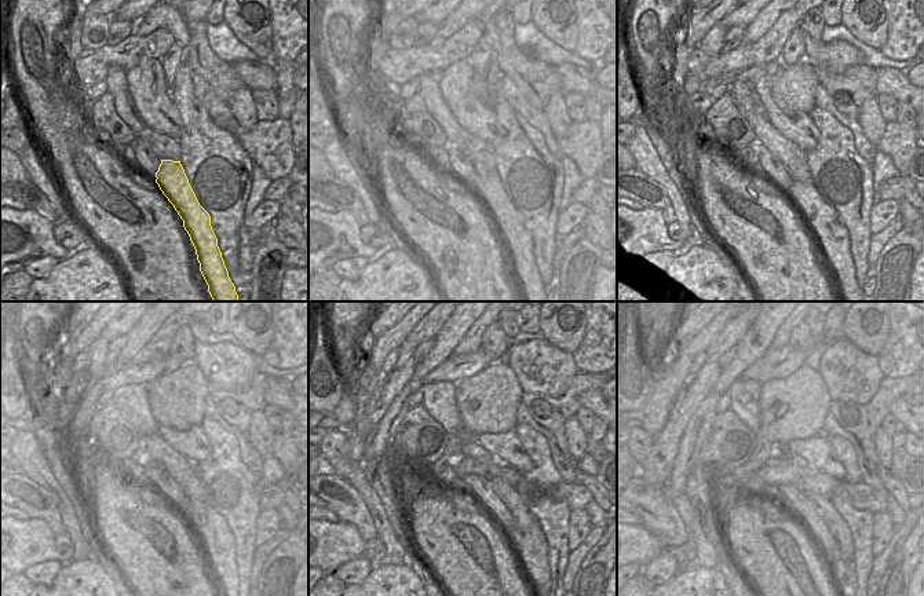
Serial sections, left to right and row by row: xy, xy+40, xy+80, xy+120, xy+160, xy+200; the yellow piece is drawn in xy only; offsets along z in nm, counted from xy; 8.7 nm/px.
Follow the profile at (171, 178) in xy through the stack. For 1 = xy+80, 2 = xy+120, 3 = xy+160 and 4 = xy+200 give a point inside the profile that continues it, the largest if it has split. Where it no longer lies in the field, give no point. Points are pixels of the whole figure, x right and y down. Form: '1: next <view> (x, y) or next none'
1: next xy+80 (833, 240)
2: next xy+120 (215, 534)
3: next xy+160 (530, 549)
4: next xy+200 (844, 571)

